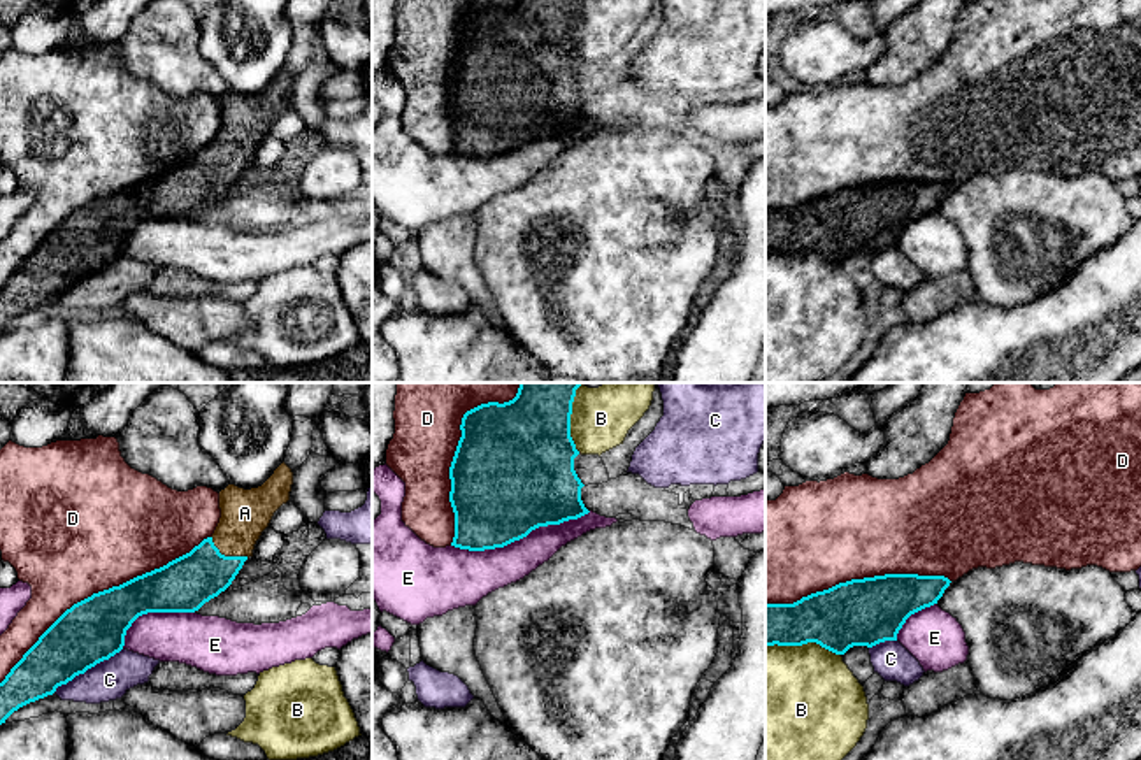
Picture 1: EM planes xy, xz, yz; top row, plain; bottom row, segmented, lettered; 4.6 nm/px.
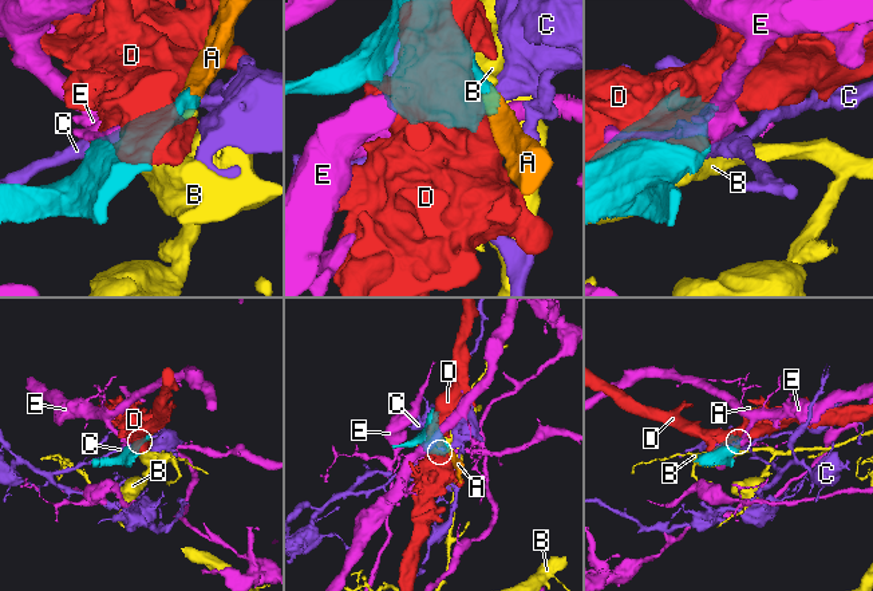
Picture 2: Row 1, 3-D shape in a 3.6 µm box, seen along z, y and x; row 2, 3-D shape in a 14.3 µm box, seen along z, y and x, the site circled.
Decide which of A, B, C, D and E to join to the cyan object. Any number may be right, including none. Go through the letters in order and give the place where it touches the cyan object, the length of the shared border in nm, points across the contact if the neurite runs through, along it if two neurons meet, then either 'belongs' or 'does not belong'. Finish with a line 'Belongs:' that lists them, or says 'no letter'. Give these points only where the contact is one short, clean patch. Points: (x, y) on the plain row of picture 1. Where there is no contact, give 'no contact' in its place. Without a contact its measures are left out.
A: meets cyan in xy at (227, 164); contact 200 nm long; belongs
B: meets cyan in yz at (803, 250); contact 340 nm long; does not belong
C: meets cyan in xy at (86, 276); contact 380 nm long; does not belong
D: meets cyan in xy at (100, 199); contact 1150 nm long; does not belong
E: meets cyan in xz at (520, 144); contact 650 nm long; does not belong
Belongs: A

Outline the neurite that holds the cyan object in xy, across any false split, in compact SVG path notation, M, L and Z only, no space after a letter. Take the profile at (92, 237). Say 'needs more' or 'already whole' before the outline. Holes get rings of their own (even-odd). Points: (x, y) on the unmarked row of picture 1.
needs more; M283 68L258 95L228 91L219 98L221 125L214 140L190 160L167 172L137 183L119 193L93 200L67 216L23 262L0 290L0 332L19 314L53 302L58 293L109 267L125 253L126 237L147 219L195 219L225 198L253 156L274 119L290 107L293 79Z

